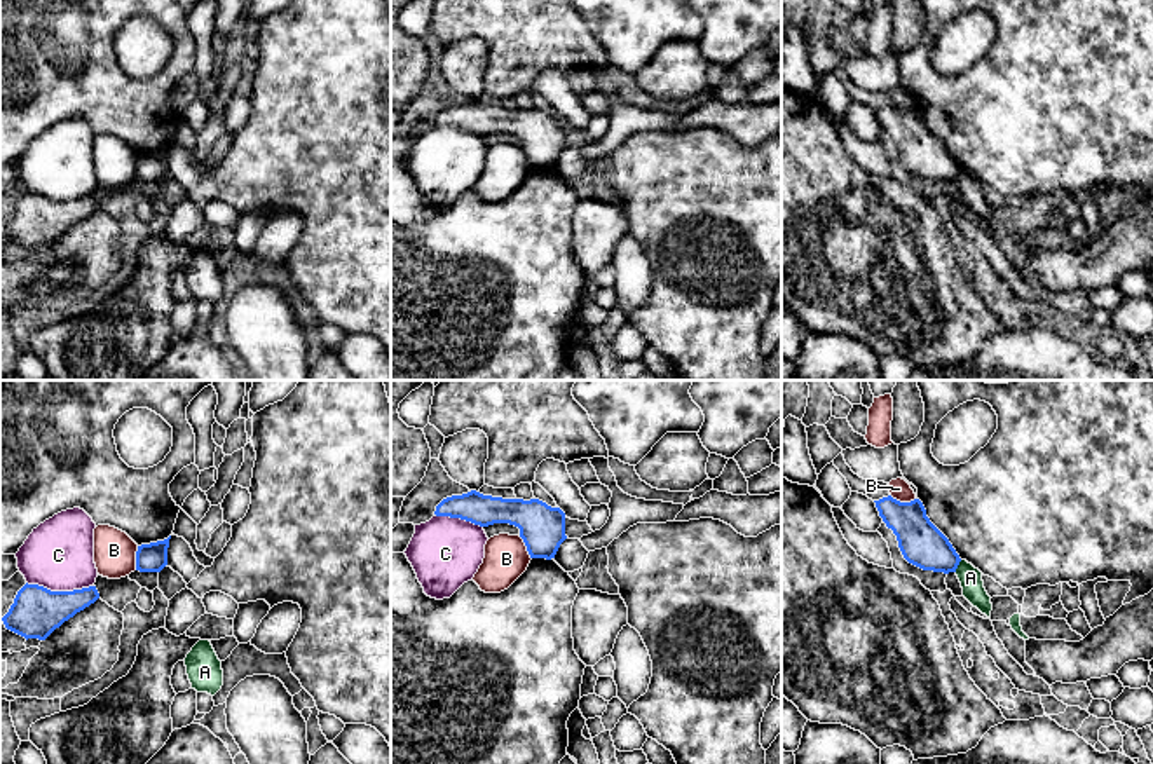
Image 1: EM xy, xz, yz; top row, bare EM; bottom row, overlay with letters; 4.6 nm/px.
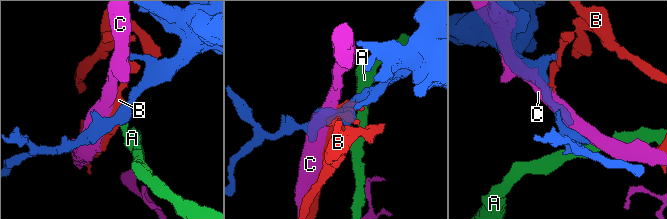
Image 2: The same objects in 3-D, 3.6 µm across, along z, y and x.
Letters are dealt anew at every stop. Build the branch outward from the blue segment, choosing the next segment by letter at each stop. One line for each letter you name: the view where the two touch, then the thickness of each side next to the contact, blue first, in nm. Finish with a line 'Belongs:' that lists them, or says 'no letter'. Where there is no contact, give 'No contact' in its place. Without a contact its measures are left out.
Belongs: no letter

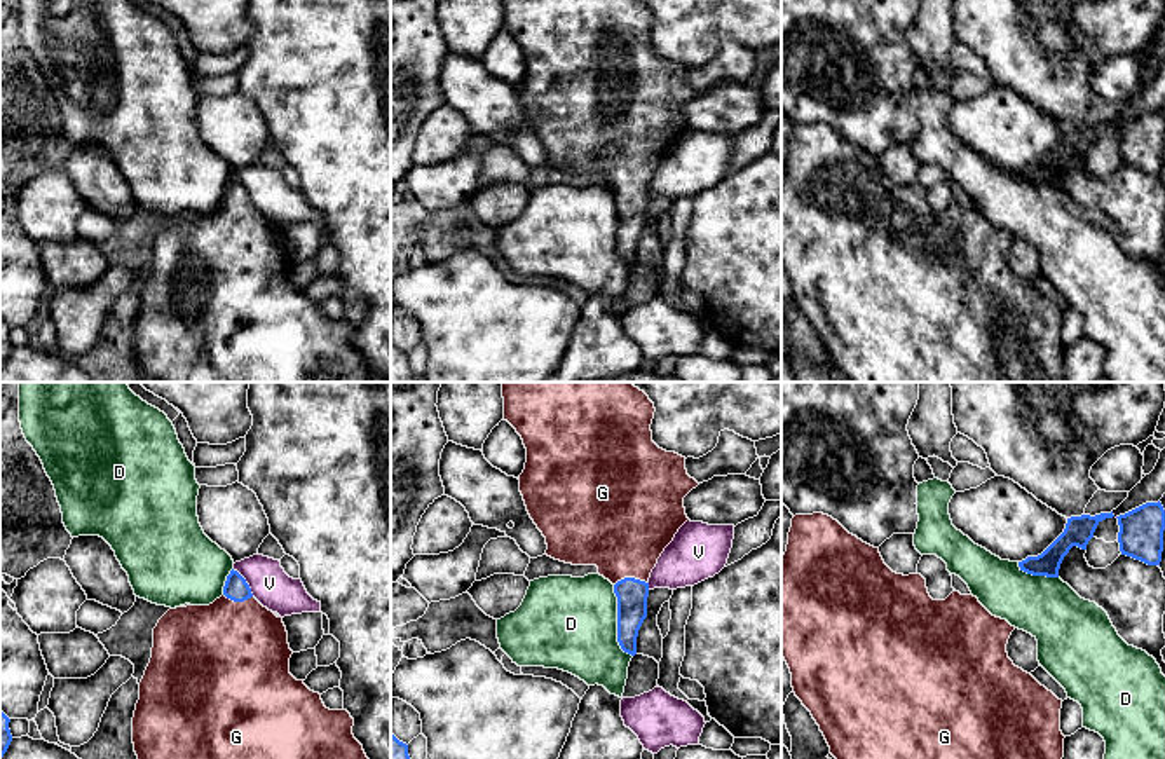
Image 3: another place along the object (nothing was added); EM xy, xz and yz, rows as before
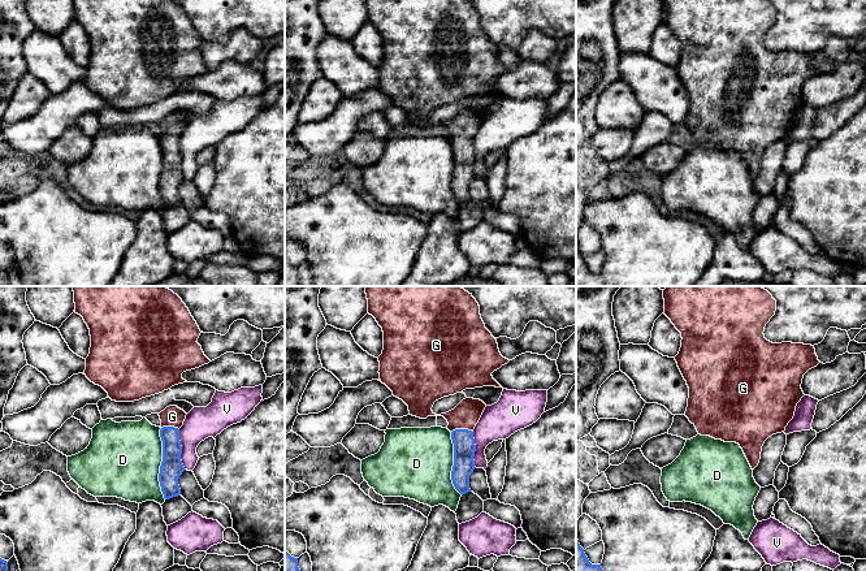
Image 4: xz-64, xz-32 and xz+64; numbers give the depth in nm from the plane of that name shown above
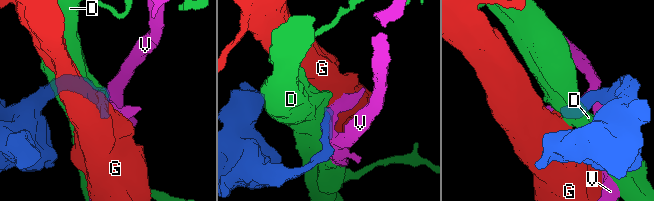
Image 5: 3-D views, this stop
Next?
G: Touches blue in xz. Thickness 150 nm (blue) against 440 nm
Belongs: G

